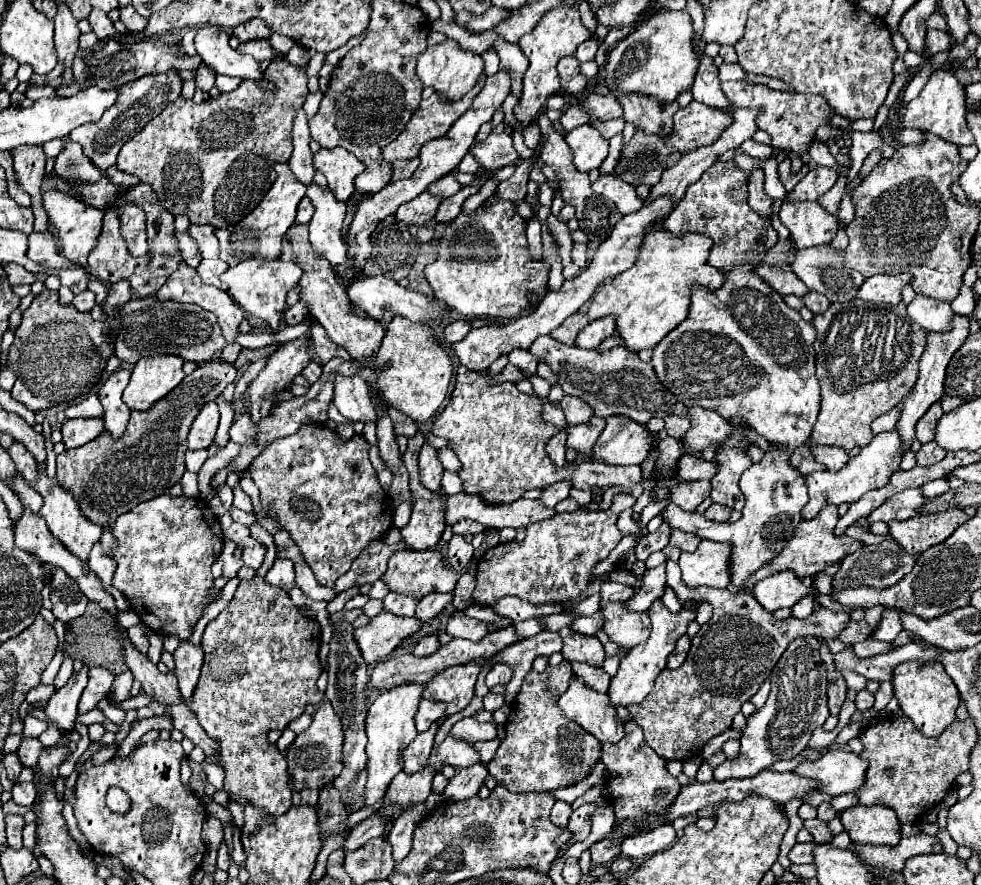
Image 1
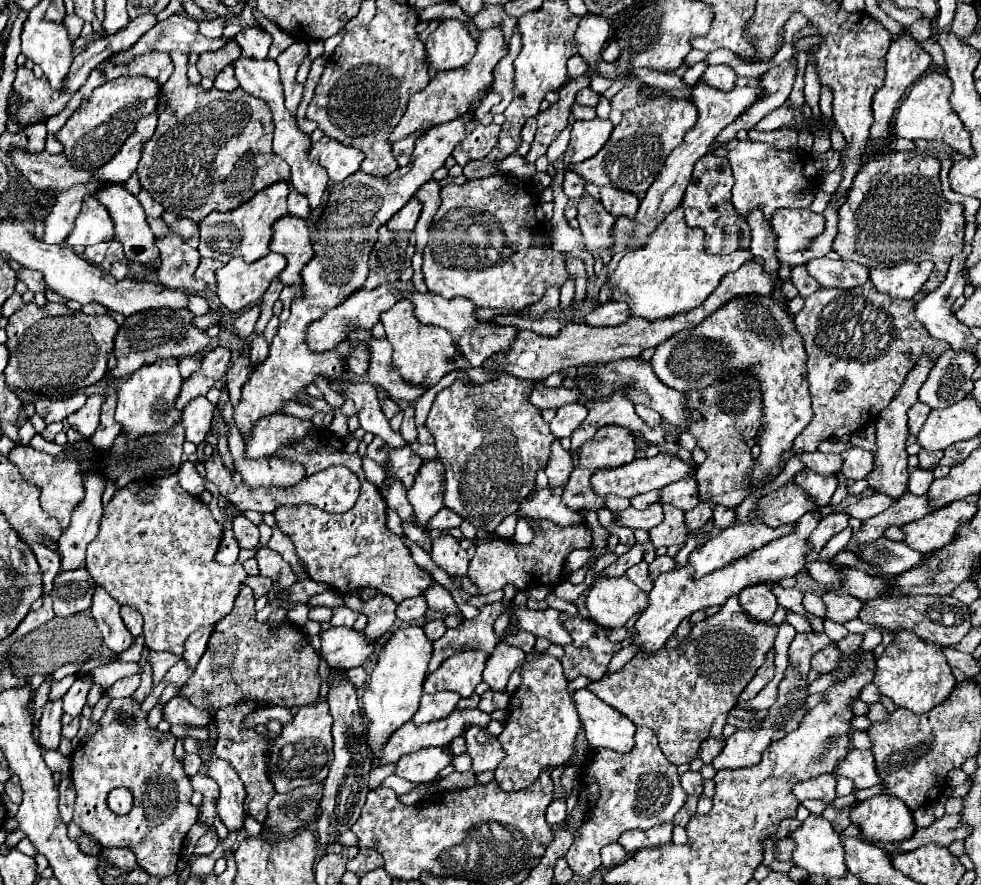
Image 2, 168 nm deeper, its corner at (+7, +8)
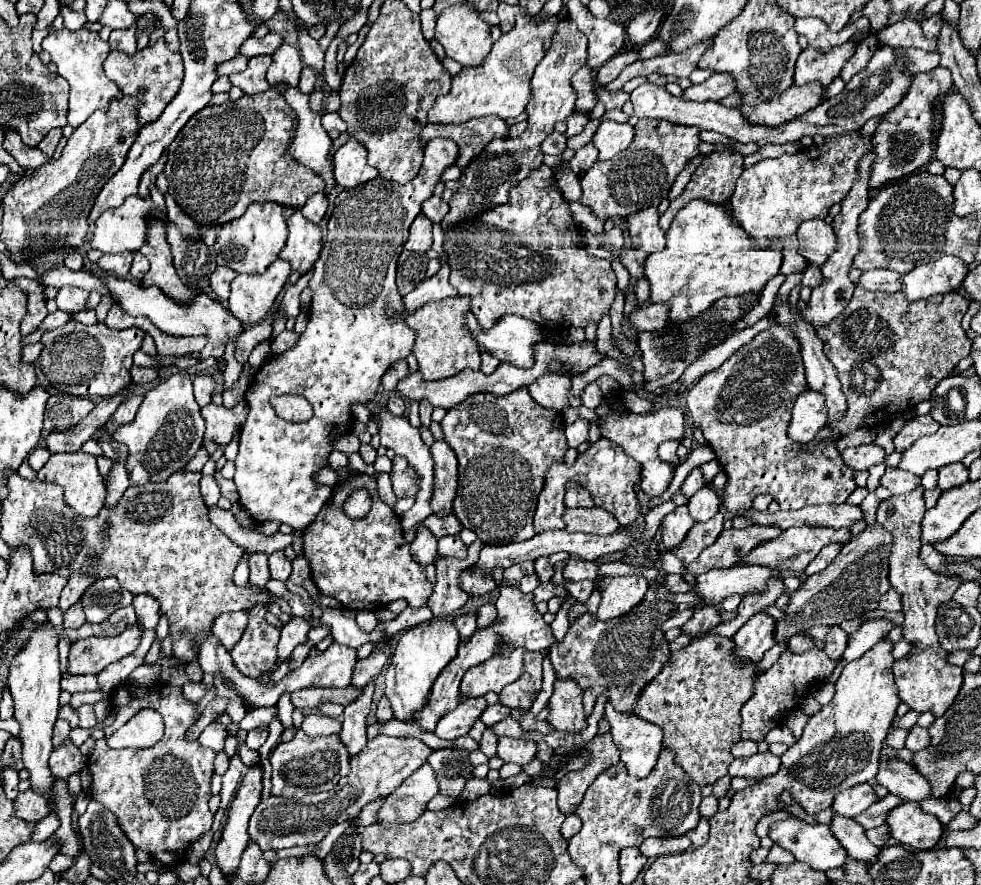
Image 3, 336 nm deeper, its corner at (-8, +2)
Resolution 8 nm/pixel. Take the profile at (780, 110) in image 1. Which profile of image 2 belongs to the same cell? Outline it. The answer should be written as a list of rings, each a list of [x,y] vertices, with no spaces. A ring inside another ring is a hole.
[[[708,66],[700,80],[706,82],[708,86],[730,92],[736,86],[736,72],[730,66]]]

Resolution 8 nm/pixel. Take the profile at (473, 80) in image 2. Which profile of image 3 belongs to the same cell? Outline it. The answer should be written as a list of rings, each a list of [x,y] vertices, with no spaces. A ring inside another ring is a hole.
[[[523,14],[519,16],[515,28],[507,34],[503,34],[491,48],[491,52],[485,56],[481,66],[463,68],[451,84],[451,92],[437,98],[435,108],[431,108],[431,120],[437,124],[461,124],[471,118],[481,116],[499,116],[499,118],[515,118],[519,116],[527,100],[531,96],[531,76],[535,66],[543,60],[545,52],[551,46],[551,38],[557,32],[559,16],[543,16],[535,14]]]

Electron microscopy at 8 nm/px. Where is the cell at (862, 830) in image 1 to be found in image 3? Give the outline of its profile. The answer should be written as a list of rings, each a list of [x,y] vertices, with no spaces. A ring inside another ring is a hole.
[[[903,802],[887,816],[891,836],[903,846],[917,850],[931,850],[943,836],[943,824],[921,810],[919,802]]]

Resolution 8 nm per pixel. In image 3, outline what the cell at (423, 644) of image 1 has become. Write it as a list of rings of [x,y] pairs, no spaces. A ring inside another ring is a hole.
[[[467,612],[455,618],[455,626],[461,636],[471,636],[477,630],[477,612]]]

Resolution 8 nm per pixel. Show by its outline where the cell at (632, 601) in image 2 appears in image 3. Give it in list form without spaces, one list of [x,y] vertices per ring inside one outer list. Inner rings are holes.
[[[603,576],[597,582],[601,592],[601,606],[597,612],[599,620],[611,620],[615,616],[627,614],[639,600],[643,600],[649,588],[647,578],[643,576]]]

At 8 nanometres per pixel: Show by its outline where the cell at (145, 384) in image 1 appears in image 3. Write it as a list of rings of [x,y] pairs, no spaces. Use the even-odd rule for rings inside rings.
[[[183,372],[169,376],[157,388],[145,394],[145,400],[131,424],[125,424],[113,432],[113,440],[127,446],[125,468],[131,484],[165,482],[171,474],[183,470],[187,462],[197,454],[203,442],[205,420],[201,408],[193,396],[191,378]]]

